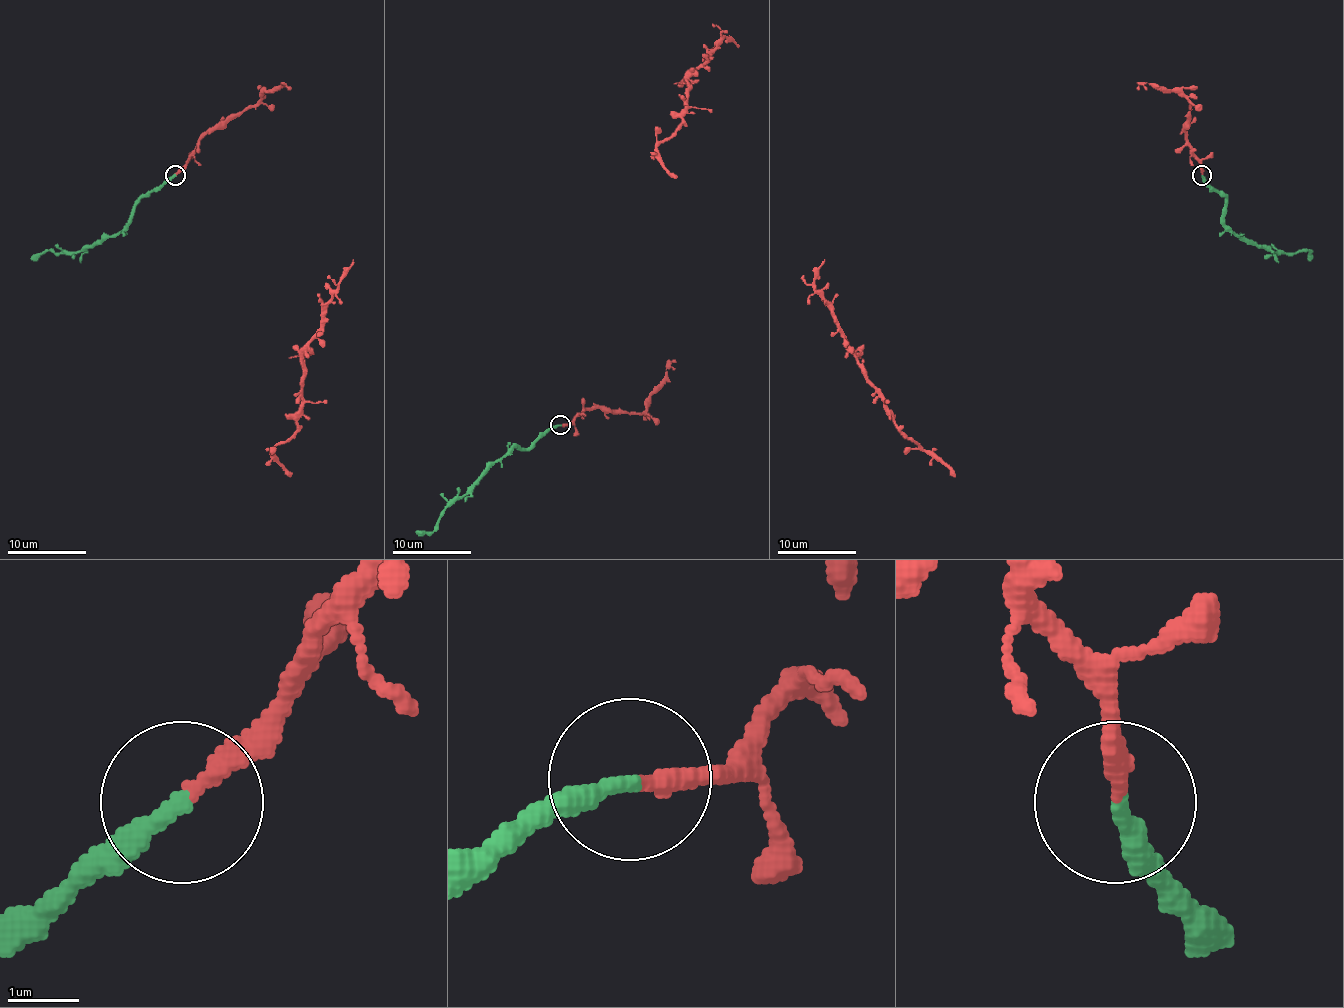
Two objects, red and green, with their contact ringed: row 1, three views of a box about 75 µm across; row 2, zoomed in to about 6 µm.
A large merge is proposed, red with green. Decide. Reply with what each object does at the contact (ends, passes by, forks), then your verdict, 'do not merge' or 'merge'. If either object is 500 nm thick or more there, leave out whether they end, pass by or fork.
red ends; green ends; merge

